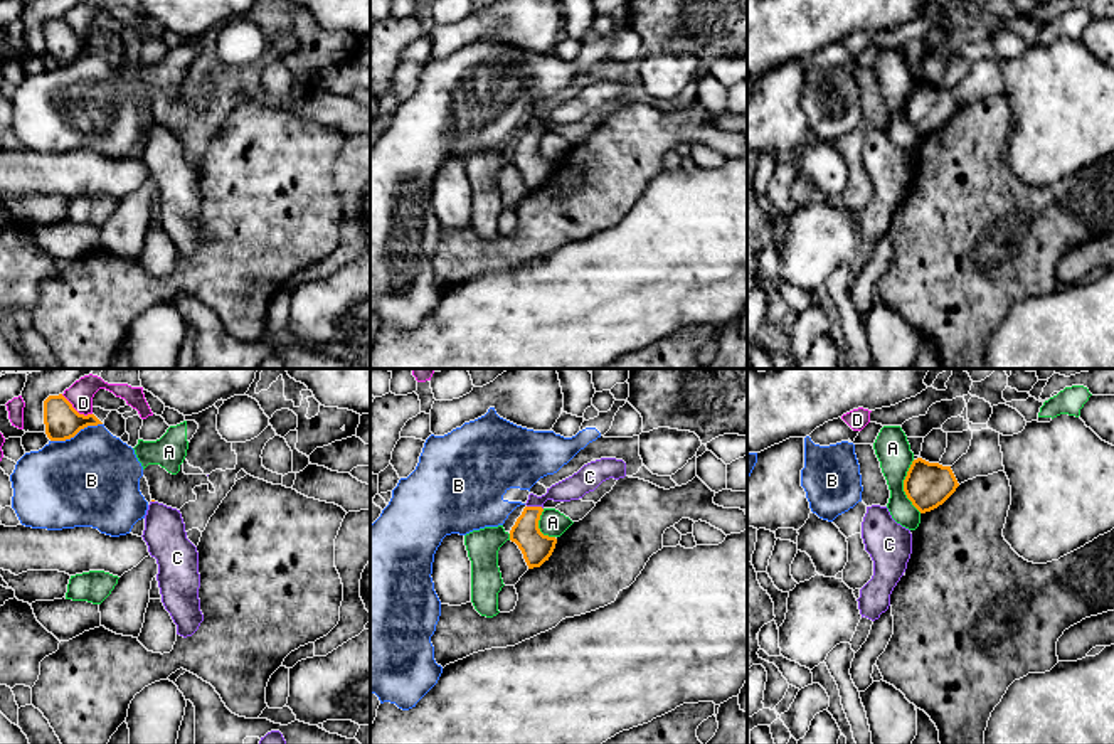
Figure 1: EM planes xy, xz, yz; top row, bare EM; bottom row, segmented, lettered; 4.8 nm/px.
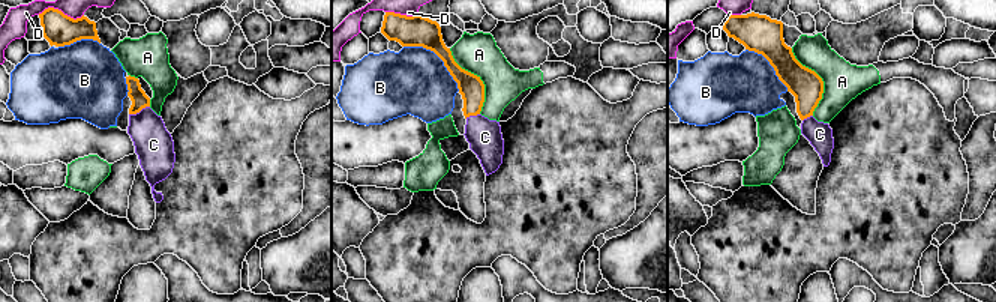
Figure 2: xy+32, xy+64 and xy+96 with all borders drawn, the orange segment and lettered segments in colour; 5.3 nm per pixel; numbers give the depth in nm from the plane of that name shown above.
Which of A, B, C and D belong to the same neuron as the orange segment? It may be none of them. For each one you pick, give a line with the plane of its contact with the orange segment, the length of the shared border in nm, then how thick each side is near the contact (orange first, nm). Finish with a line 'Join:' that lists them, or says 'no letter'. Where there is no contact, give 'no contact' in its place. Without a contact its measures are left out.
C: contact in xz; length 80 nm; calibres 140 and 120 nm
Join: C

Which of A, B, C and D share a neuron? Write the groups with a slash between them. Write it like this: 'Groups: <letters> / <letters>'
Groups: A / B / C / D

